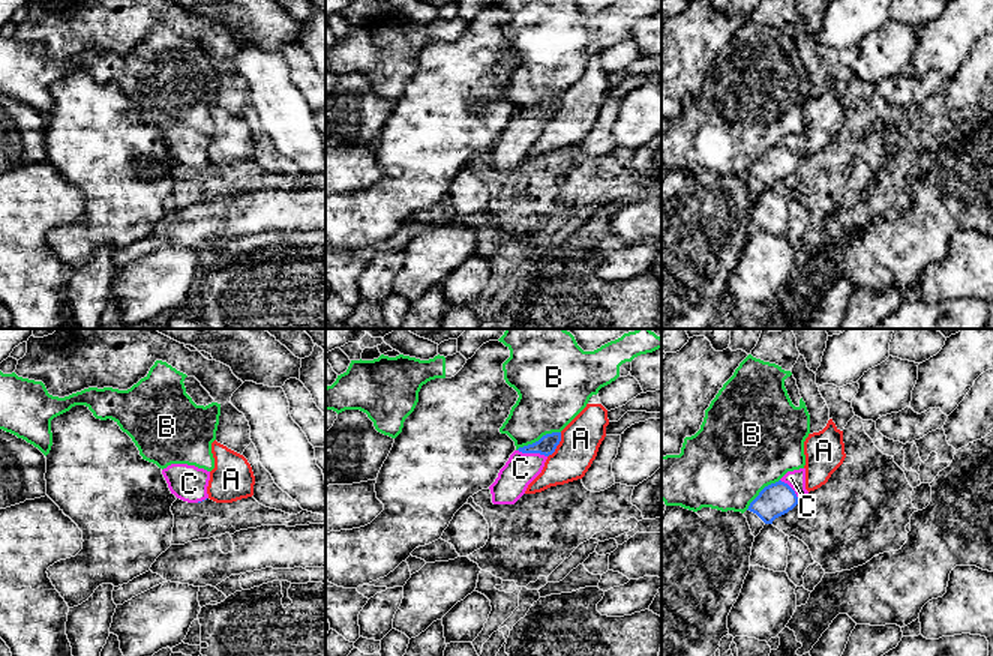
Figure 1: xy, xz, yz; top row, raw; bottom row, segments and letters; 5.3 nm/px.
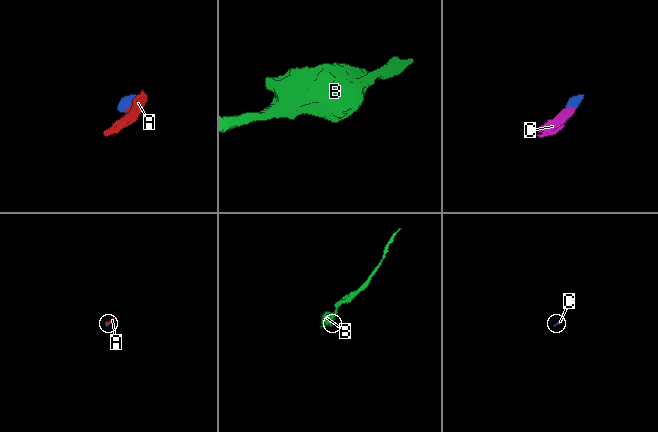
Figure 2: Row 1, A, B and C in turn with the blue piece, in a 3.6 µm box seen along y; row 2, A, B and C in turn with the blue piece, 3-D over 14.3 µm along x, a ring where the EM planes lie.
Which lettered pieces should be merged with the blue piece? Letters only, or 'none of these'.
C

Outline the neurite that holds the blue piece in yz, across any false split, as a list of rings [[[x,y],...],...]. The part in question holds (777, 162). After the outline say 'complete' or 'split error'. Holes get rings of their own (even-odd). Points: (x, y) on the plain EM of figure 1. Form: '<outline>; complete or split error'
[[[806,132],[788,135],[778,146],[765,150],[744,176],[752,198],[756,201],[765,188],[792,174],[807,158]]]; split error

